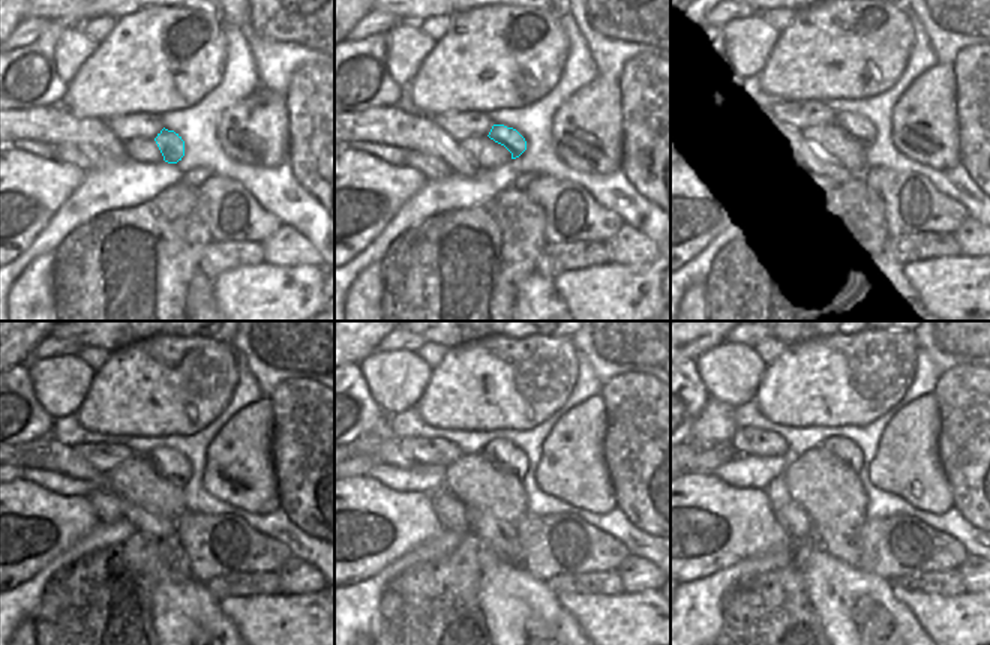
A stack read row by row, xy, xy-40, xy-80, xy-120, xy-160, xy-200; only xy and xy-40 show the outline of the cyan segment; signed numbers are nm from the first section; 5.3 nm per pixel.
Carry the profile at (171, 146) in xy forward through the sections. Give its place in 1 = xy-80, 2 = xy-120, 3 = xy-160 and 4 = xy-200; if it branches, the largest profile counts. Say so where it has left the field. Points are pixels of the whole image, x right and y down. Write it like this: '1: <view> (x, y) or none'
1: xy-80 (852, 126)
2: xy-120 (176, 465)
3: xy-160 (501, 452)
4: xy-200 (843, 449)

